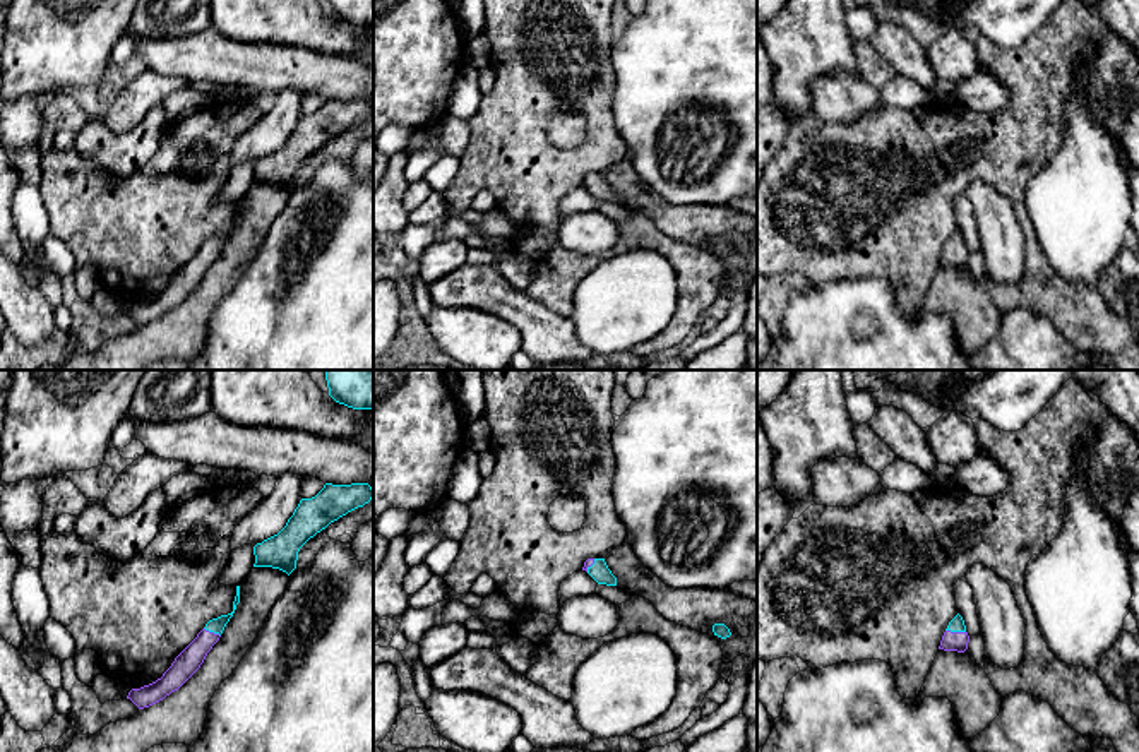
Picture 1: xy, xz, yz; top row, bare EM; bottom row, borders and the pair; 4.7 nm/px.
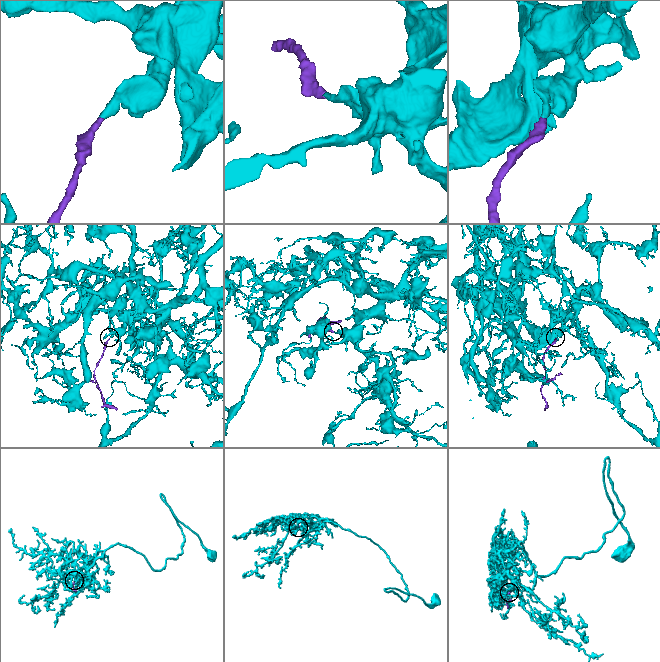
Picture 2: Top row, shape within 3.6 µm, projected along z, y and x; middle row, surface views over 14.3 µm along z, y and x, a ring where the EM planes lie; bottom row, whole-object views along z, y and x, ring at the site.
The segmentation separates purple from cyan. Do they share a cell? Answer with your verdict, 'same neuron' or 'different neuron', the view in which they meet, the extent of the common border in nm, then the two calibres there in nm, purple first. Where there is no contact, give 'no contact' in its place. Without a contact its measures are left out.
same neuron | yz | 100 nm | 100/70 nm

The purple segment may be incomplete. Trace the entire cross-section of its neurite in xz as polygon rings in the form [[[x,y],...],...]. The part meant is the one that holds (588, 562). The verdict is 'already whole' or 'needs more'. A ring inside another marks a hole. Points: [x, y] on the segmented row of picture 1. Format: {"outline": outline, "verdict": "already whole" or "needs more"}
{"outline": [[[587,558],[582,570],[586,570],[598,584],[617,586],[617,577],[608,569],[605,558]]], "verdict": "needs more"}

